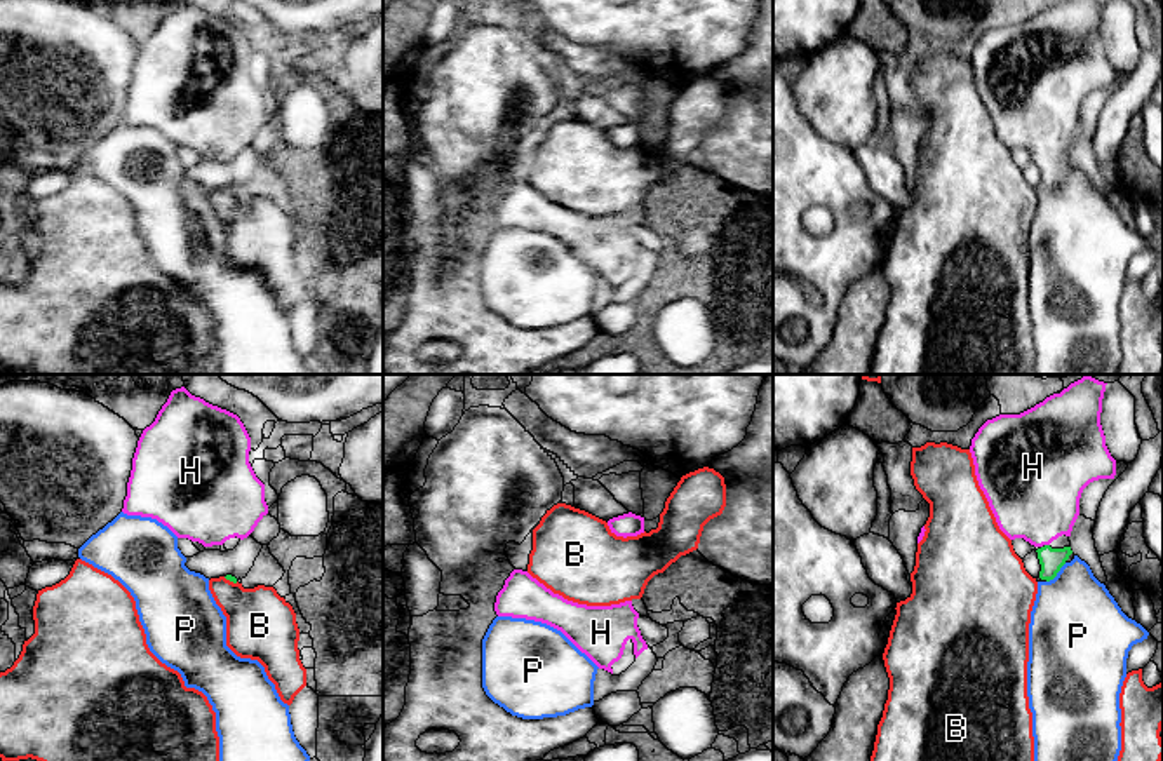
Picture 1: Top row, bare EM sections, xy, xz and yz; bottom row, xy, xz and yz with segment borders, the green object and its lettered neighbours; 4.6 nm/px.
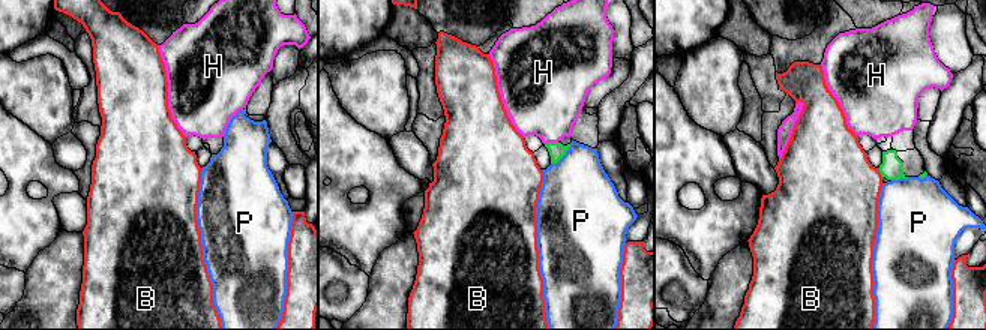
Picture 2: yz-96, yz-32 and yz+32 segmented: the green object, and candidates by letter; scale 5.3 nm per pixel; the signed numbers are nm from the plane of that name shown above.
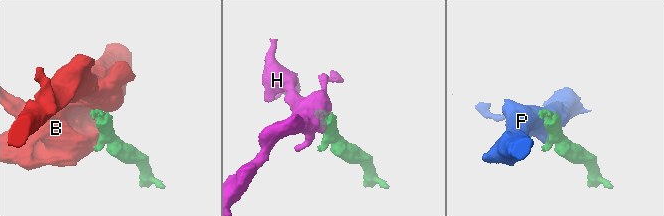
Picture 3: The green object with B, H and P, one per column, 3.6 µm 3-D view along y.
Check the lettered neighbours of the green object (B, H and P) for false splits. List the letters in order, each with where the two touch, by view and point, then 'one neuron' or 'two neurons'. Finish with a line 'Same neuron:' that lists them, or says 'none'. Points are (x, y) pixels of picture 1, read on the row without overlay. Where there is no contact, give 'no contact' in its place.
B: contact xy (230, 190); two neurons
H: contact yz (1047, 155); one neuron
P: contact yz (1057, 181); two neurons
Same neuron: H

